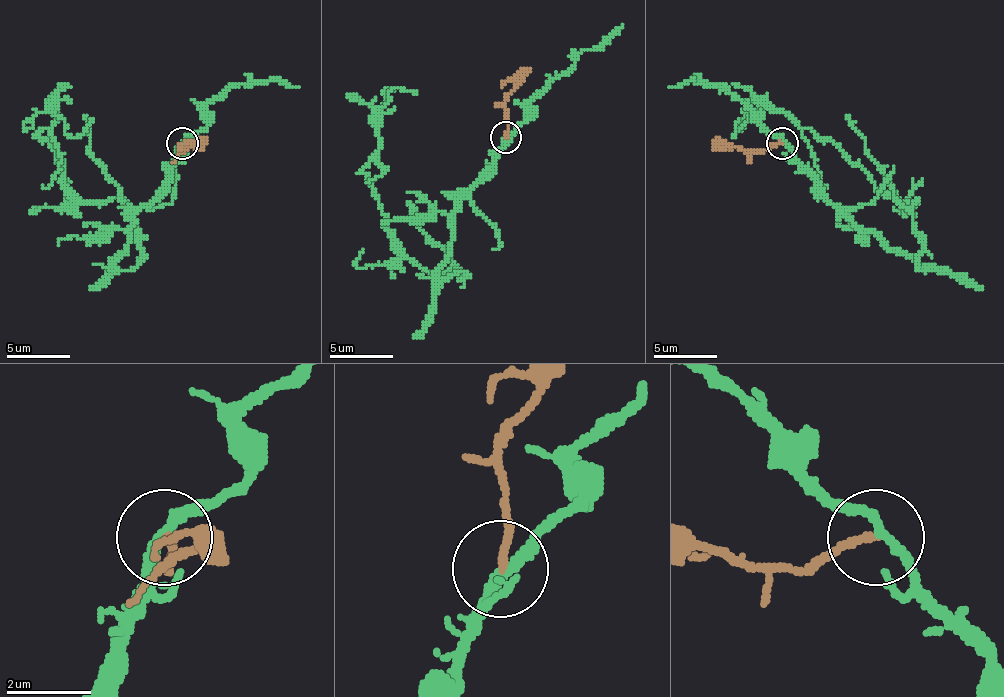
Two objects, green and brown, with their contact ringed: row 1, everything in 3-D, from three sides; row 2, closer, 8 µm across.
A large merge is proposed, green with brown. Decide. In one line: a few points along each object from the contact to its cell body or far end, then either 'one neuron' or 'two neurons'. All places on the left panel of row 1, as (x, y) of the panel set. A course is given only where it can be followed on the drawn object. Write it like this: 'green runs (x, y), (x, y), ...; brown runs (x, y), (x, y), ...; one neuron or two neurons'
green runs (181, 144), (121, 270), (143, 251), (131, 207), (77, 197), (39, 134), (55, 109), (71, 137), (93, 118); brown runs (181, 144), (181, 150), (207, 140); one neuron

